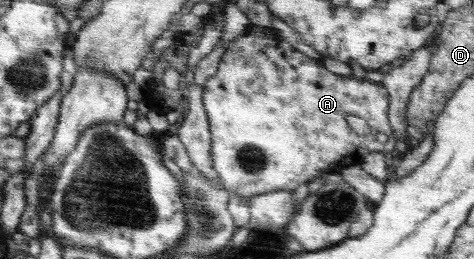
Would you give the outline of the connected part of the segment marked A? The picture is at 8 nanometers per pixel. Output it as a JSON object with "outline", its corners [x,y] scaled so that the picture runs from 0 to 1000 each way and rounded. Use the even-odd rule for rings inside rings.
{"outline":[[[532,104],[494,151],[468,208],[458,274],[430,320],[426,378],[443,486],[447,641],[473,730],[523,772],[578,734],[618,737],[684,664],[717,664],[717,649],[759,633],[774,595],[823,587],[835,571],[821,471],[823,394],[810,328],[692,274],[681,236],[637,208],[574,108]],[[738,440],[768,456],[781,510],[768,525],[745,510],[730,471],[730,448]]]}

